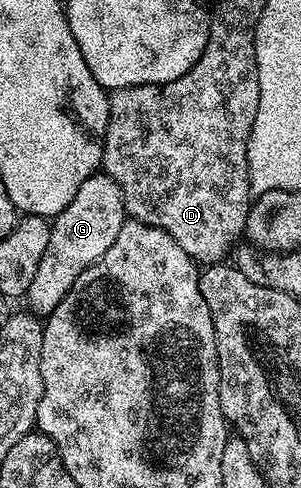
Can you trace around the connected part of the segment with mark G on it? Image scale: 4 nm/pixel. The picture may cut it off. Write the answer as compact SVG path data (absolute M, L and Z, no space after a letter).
M104 173L87 177L87 181L79 185L79 193L71 205L67 205L67 209L52 220L47 253L43 253L43 261L39 261L39 269L35 269L35 277L27 292L28 306L41 317L47 317L56 307L62 306L66 293L75 285L79 273L83 273L83 269L99 261L103 253L111 249L115 237L119 237L119 229L126 222L125 202L117 182Z

